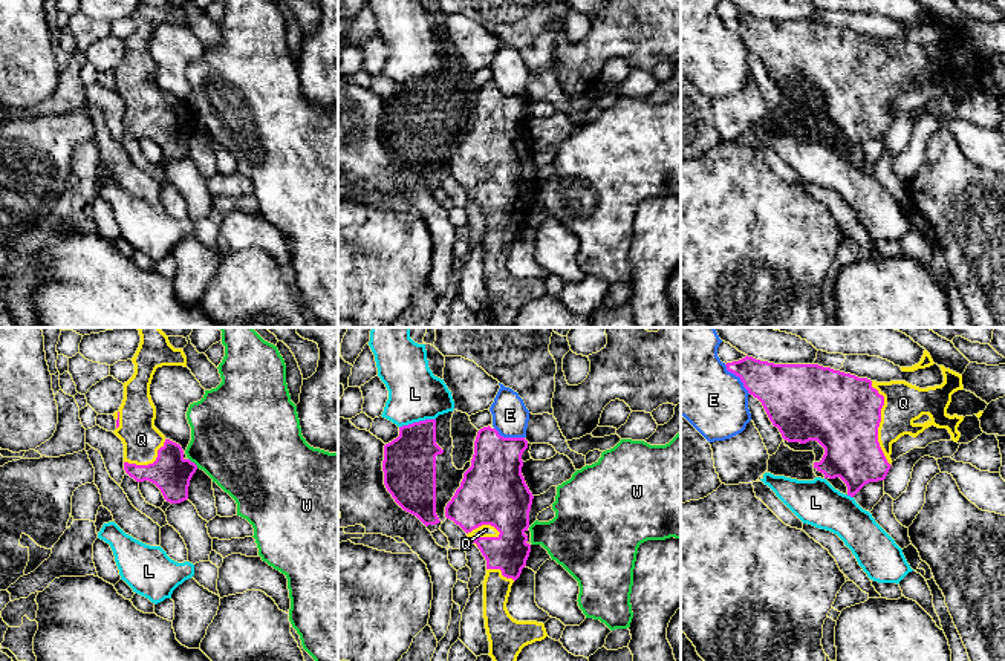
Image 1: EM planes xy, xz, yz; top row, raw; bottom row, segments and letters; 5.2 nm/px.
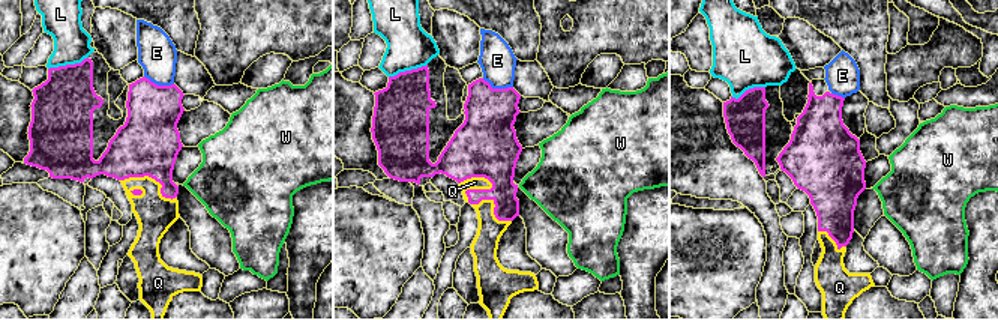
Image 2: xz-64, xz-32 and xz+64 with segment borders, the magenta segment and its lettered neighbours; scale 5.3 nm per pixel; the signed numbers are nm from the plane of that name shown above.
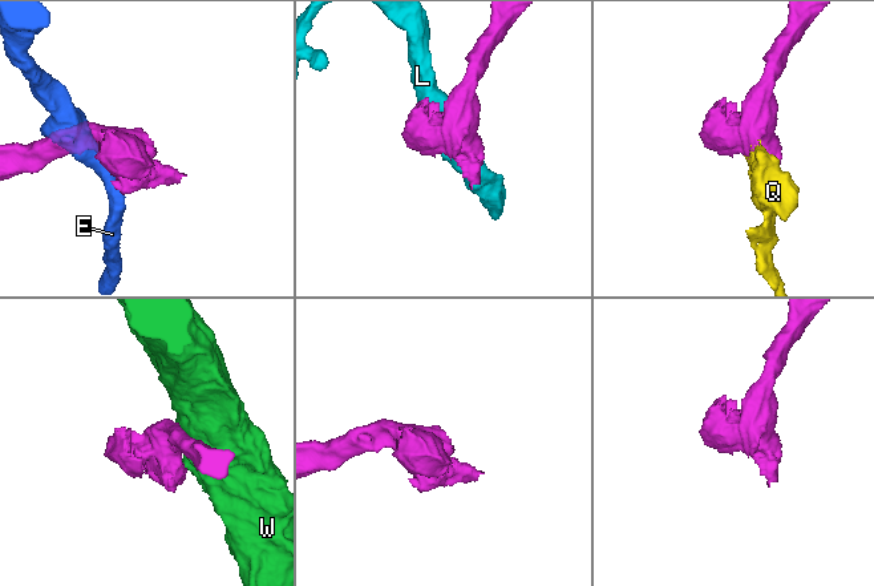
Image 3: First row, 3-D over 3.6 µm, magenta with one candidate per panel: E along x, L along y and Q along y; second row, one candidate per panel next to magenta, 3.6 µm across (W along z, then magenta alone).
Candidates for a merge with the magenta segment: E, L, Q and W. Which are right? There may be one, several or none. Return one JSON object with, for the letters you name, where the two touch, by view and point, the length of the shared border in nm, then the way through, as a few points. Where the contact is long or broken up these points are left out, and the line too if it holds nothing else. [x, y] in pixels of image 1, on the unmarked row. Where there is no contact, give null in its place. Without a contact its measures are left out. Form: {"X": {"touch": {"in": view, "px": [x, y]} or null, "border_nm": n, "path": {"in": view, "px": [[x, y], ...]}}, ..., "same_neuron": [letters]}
{"Q": {"touch": {"in": "yz", "px": [878, 81]}, "border_nm": 460}, "same_neuron": ["Q"]}

